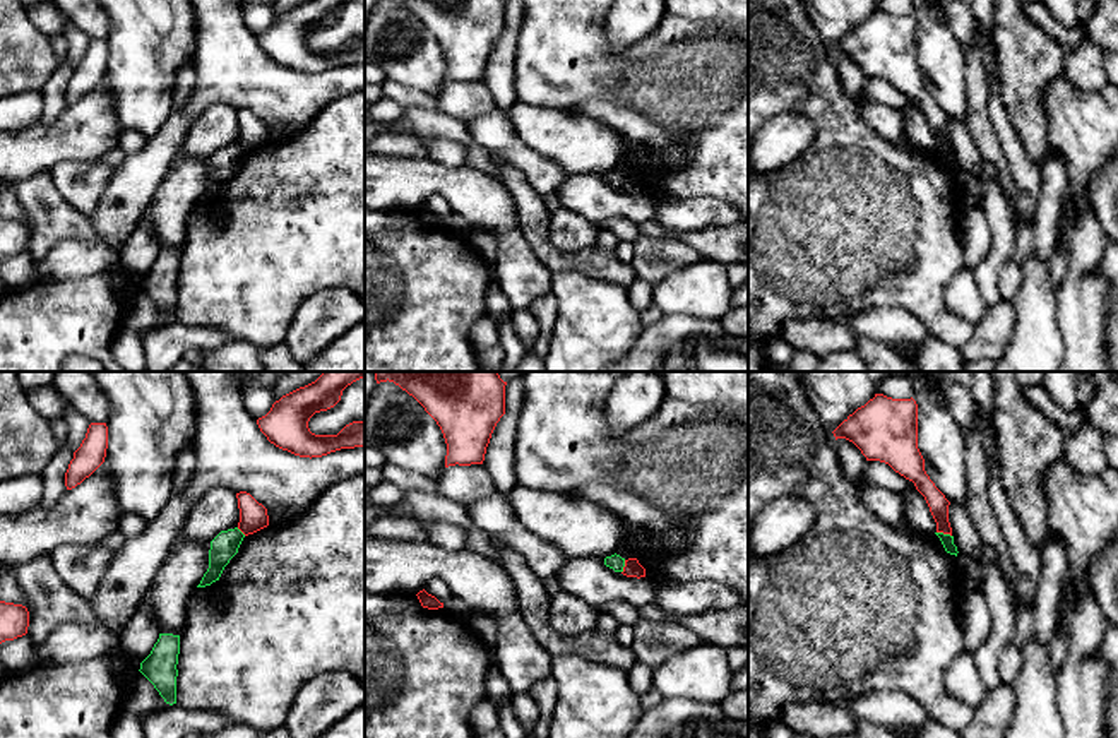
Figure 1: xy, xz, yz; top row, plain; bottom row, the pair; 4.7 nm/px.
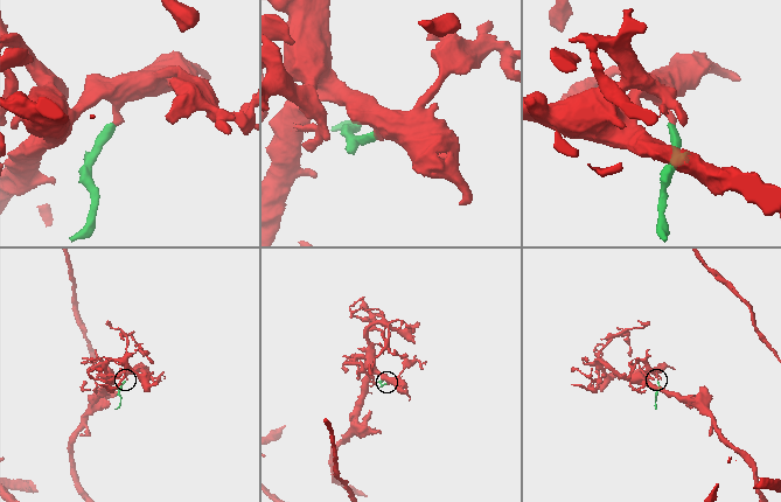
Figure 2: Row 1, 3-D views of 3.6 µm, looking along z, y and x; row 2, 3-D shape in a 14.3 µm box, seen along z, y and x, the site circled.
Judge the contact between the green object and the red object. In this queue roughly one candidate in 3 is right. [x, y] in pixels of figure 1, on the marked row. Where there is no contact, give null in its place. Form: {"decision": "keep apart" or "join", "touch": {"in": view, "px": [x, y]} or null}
{"decision": "keep apart", "touch": {"in": "yz", "px": [942, 533]}}

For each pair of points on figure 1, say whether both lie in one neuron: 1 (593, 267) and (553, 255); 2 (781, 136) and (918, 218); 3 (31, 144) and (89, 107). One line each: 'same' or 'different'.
1: same
2: different
3: same

